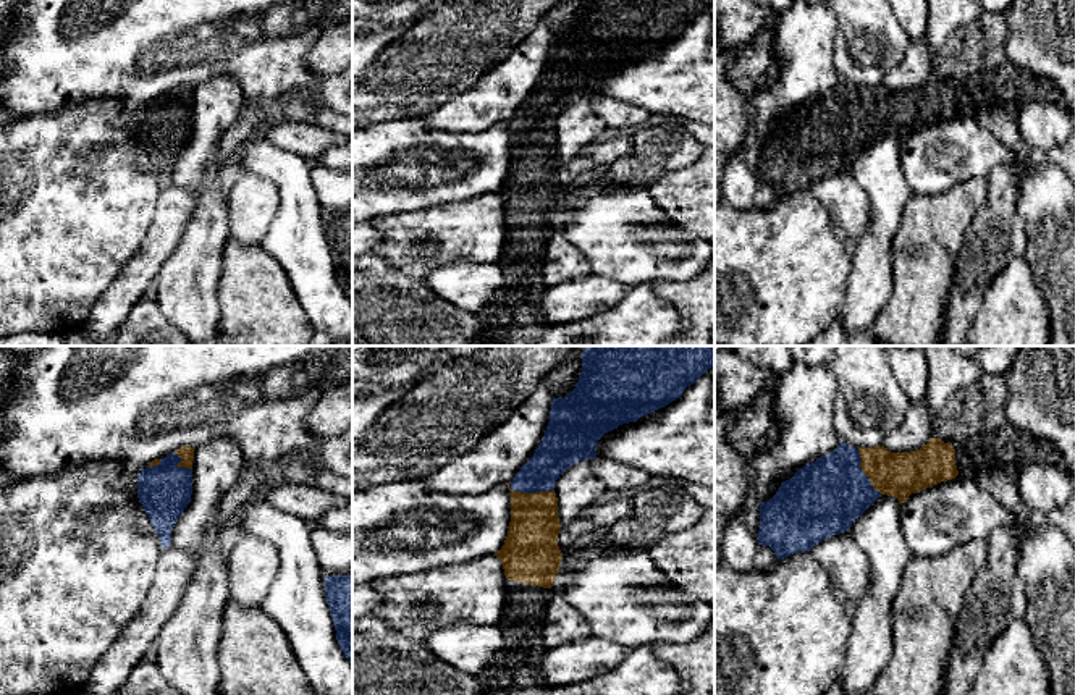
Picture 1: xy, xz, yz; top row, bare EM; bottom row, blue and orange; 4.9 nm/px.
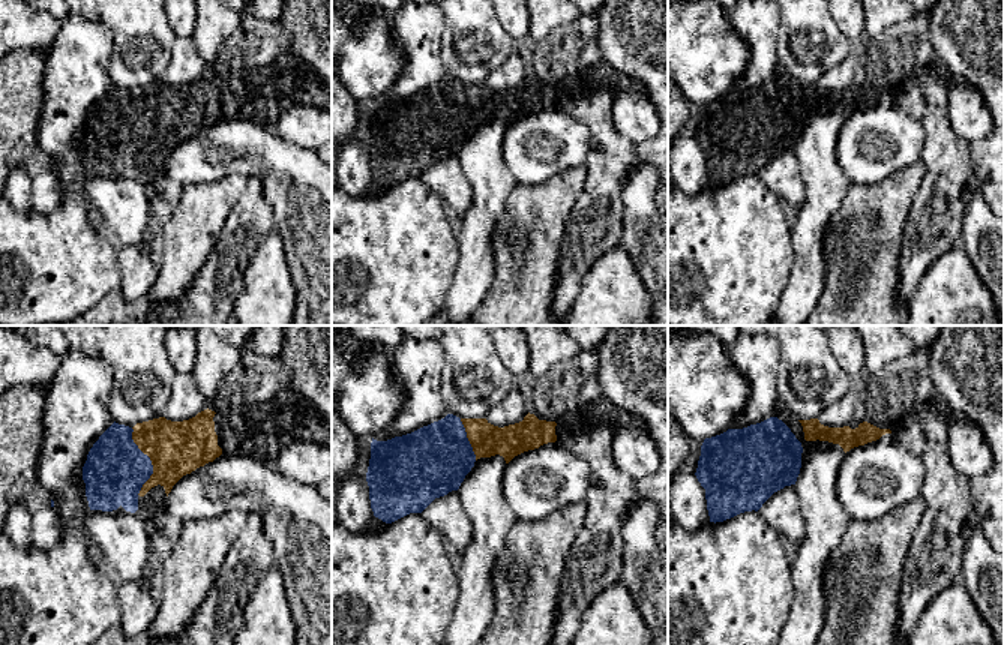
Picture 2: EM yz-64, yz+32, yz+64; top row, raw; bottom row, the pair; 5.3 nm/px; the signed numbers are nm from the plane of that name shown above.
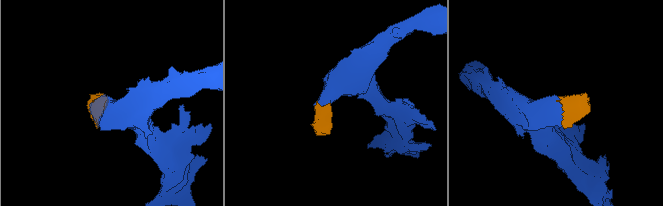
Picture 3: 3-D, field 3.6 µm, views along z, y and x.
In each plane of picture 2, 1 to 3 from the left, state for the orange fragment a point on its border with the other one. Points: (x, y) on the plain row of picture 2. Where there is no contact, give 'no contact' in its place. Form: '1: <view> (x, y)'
1: yz-64 (150, 125)
2: yz+32 (467, 104)
3: no contact

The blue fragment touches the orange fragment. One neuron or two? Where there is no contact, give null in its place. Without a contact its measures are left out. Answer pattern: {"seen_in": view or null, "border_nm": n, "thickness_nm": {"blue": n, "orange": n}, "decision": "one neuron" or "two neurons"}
{"seen_in": "xz", "border_nm": 240, "thickness_nm": {"blue": 190, "orange": 260}, "decision": "one neuron"}

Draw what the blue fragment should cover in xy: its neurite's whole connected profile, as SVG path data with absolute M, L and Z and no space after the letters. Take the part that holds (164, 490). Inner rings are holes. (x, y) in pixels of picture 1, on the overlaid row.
M181 446L163 459L154 459L137 475L137 498L149 516L162 548L171 545L171 530L191 503L194 448Z

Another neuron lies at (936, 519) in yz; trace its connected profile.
M955 477L912 493L900 504L902 537L912 556L941 556L970 540L989 540L994 527L1012 527L1014 517L973 478Z

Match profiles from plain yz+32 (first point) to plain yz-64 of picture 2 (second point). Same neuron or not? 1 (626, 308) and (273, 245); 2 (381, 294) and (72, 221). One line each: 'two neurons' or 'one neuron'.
1: one neuron
2: one neuron

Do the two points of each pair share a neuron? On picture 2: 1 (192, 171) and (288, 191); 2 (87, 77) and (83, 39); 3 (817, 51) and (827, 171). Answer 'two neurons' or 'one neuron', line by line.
1: one neuron
2: one neuron
3: two neurons

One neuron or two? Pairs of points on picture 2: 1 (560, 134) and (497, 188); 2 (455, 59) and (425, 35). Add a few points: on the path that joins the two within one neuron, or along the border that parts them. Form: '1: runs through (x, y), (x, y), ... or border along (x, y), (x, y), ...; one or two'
1: border along (503, 140), (503, 162), (517, 182); two
2: border along (443, 15), (441, 65), (449, 77); two

